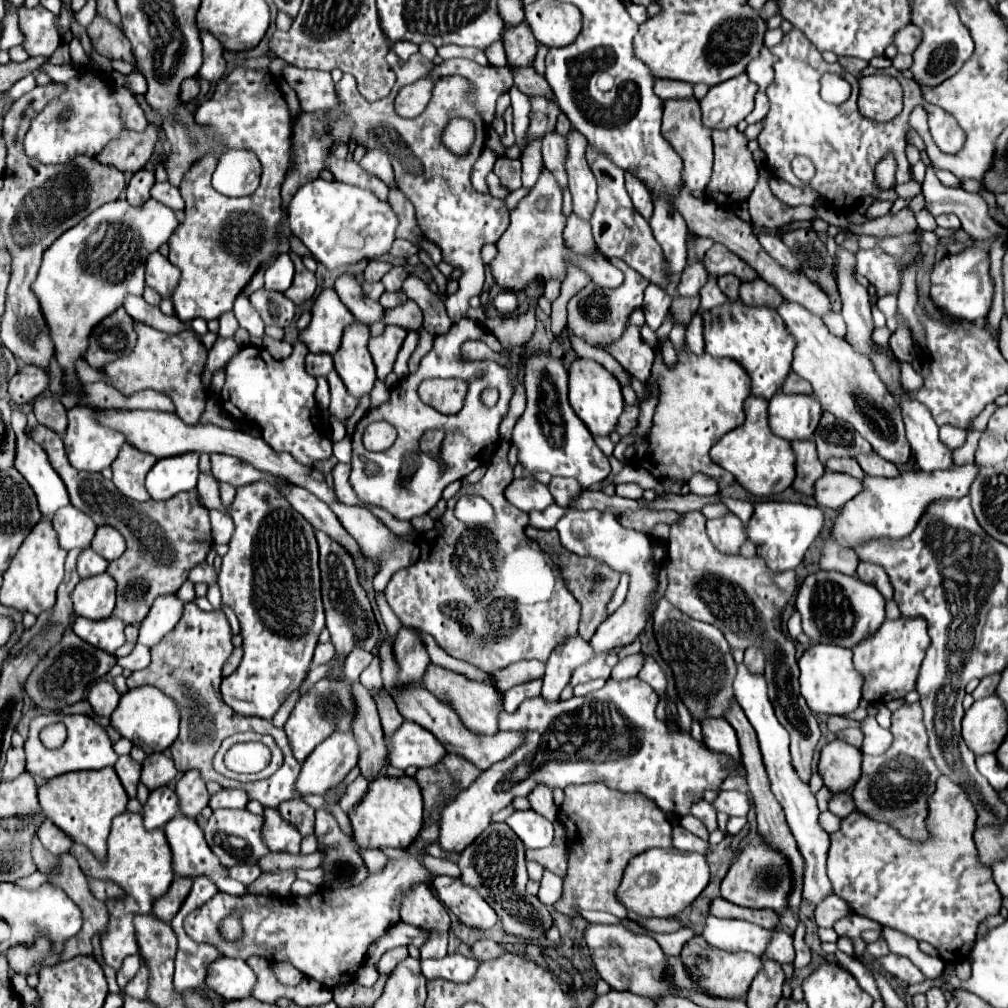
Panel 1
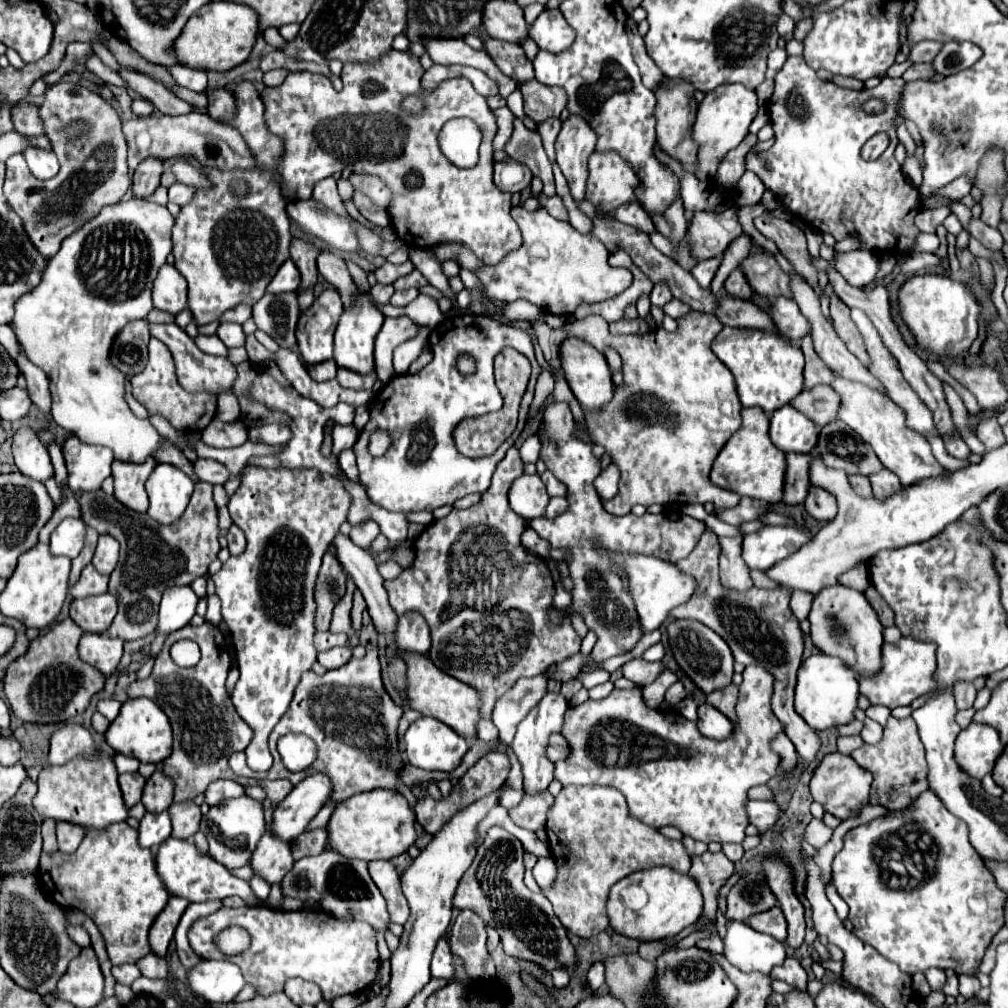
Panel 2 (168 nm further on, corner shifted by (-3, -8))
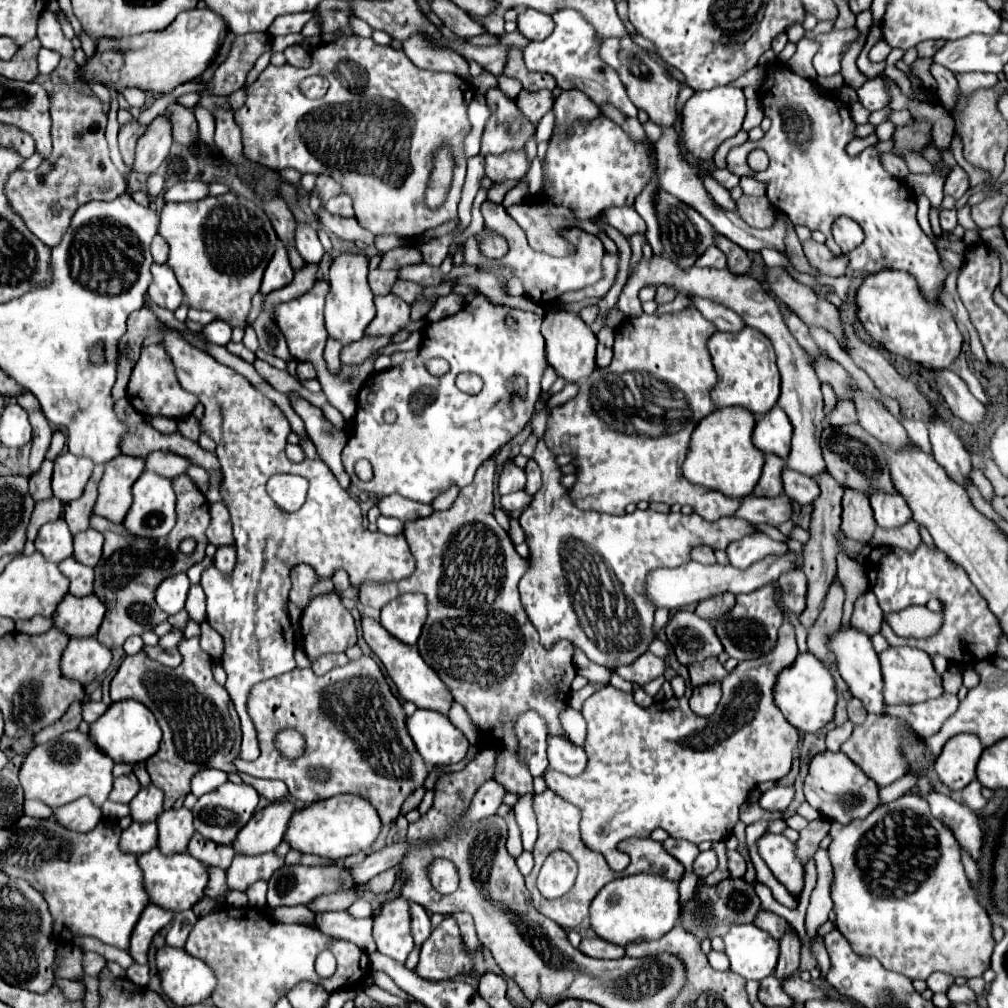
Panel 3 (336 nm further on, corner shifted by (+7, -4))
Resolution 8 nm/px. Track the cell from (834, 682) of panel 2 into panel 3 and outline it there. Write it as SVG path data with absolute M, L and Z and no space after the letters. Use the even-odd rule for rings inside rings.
M811 652L799 654L791 666L779 672L773 698L775 698L775 706L783 712L785 720L791 726L795 726L801 732L817 732L819 728L823 728L827 722L833 720L835 702L837 702L835 680L825 662L817 660Z

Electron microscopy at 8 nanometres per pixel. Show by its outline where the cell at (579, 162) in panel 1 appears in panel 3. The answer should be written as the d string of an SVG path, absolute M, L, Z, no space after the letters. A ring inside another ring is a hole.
M563 90L561 96L555 100L553 110L559 134L565 134L565 130L575 120L589 122L601 114L599 106L595 106L595 102L591 102L591 98L587 98L587 94L583 94L581 90Z

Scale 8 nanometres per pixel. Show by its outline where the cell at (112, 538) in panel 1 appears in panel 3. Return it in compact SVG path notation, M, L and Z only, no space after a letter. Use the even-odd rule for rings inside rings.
M93 528L83 530L83 534L75 534L75 560L85 566L95 566L103 554L103 534Z

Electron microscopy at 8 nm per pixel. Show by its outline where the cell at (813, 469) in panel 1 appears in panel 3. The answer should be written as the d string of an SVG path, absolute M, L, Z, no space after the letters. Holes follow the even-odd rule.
M765 454L765 464L763 464L763 474L753 490L753 496L779 496L783 494L783 482L781 482L781 472L783 472L785 460L775 456L775 454Z

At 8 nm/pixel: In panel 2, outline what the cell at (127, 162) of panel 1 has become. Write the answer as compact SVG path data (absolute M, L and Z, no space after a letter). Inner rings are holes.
M189 112L185 116L149 116L131 118L123 122L123 134L129 146L129 168L135 170L145 158L175 158L175 156L195 156L199 164L215 166L221 170L249 170L253 168L253 156L245 146L243 138L231 126L221 126L207 114Z

